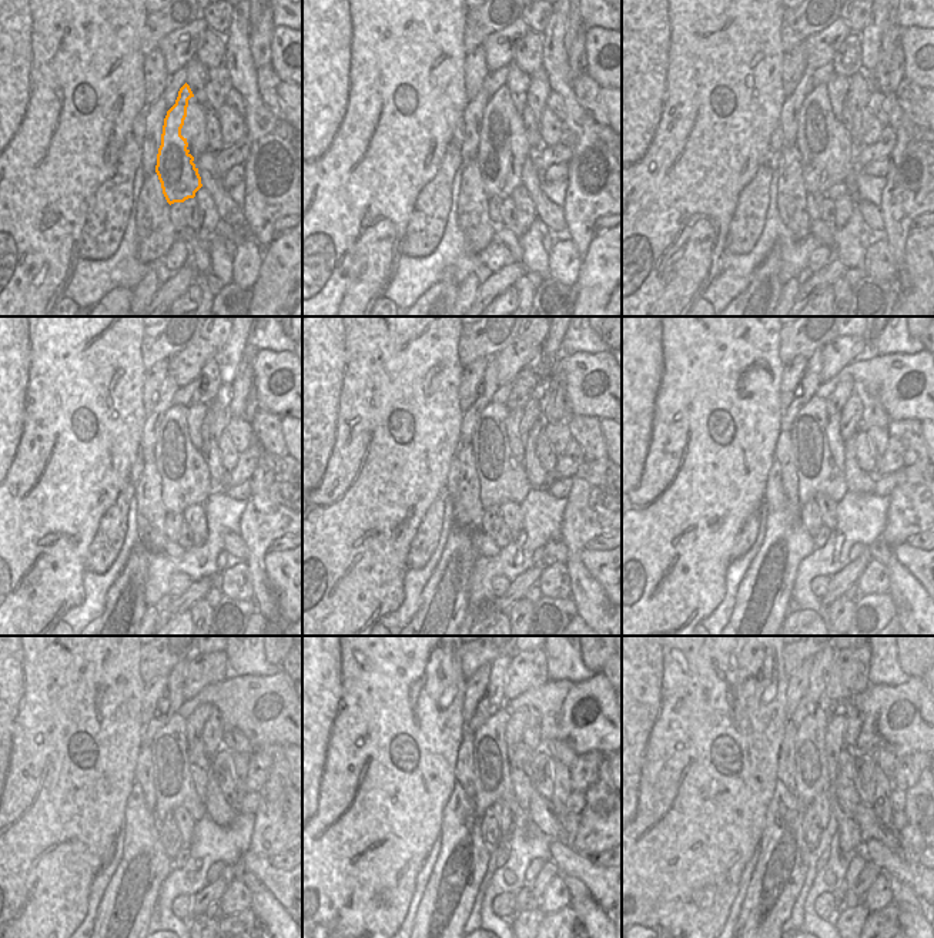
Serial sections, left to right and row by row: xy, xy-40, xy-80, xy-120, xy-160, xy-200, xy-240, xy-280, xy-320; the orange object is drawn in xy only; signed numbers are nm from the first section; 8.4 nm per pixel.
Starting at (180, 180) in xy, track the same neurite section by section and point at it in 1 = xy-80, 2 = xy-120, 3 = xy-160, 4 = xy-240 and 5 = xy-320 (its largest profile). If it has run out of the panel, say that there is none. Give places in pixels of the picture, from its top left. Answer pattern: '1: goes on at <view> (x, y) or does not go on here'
1: goes on at xy-80 (820, 170)
2: goes on at xy-120 (180, 488)
3: goes on at xy-160 (489, 442)
4: goes on at xy-240 (174, 787)
5: goes on at xy-320 (812, 777)

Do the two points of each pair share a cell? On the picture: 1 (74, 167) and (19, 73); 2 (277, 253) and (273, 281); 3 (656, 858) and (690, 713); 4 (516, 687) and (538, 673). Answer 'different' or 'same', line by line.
1: same
2: same
3: same
4: same

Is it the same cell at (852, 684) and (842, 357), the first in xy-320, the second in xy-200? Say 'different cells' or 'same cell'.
same cell

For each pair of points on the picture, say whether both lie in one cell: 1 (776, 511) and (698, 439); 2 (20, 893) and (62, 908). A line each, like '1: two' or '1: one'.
1: two
2: one

